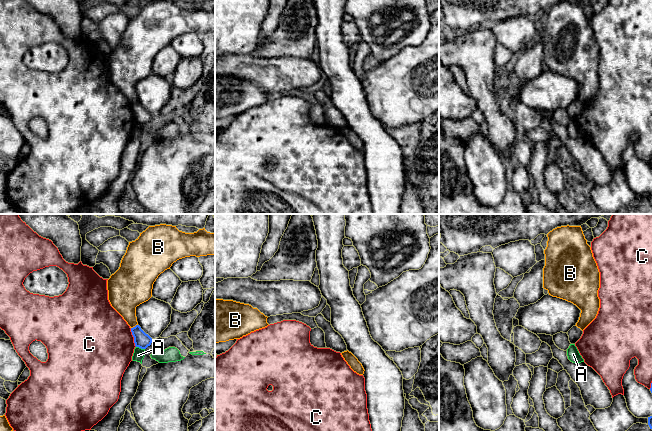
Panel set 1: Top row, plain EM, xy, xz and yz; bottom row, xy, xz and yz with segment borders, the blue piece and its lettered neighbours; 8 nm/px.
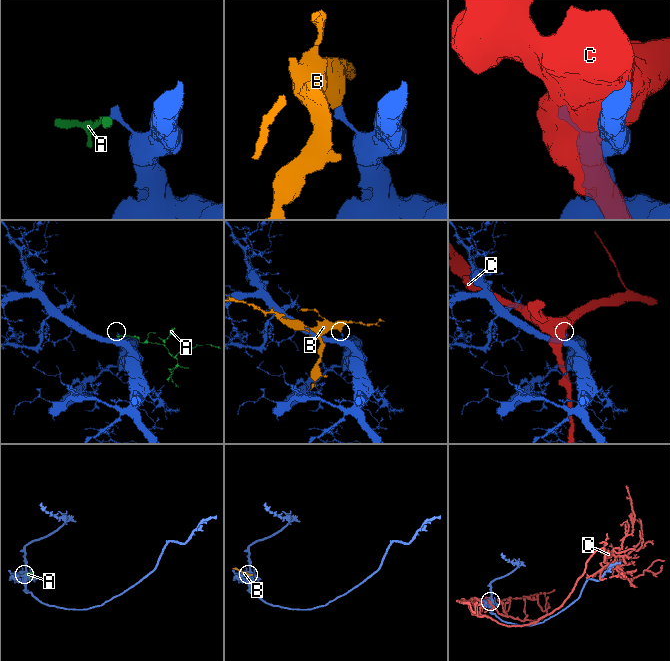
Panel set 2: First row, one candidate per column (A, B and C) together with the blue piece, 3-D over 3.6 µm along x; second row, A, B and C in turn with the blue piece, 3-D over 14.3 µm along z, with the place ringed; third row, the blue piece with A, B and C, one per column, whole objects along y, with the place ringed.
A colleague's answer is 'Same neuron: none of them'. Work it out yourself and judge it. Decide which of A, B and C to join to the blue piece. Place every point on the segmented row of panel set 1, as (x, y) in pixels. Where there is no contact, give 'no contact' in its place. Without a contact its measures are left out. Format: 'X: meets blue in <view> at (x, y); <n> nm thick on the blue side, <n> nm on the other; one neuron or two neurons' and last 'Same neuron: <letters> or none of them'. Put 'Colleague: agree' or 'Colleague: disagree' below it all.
A: meets blue in xy at (140, 347); 130 nm thick on the blue side, 90 nm on the other; two neurons
B: meets blue in xy at (135, 326); 130 nm thick on the blue side, 240 nm on the other; two neurons
C: meets blue in xy at (133, 336); 130 nm thick on the blue side, 500 nm on the other; two neurons
Same neuron: none of them
Colleague: agree

